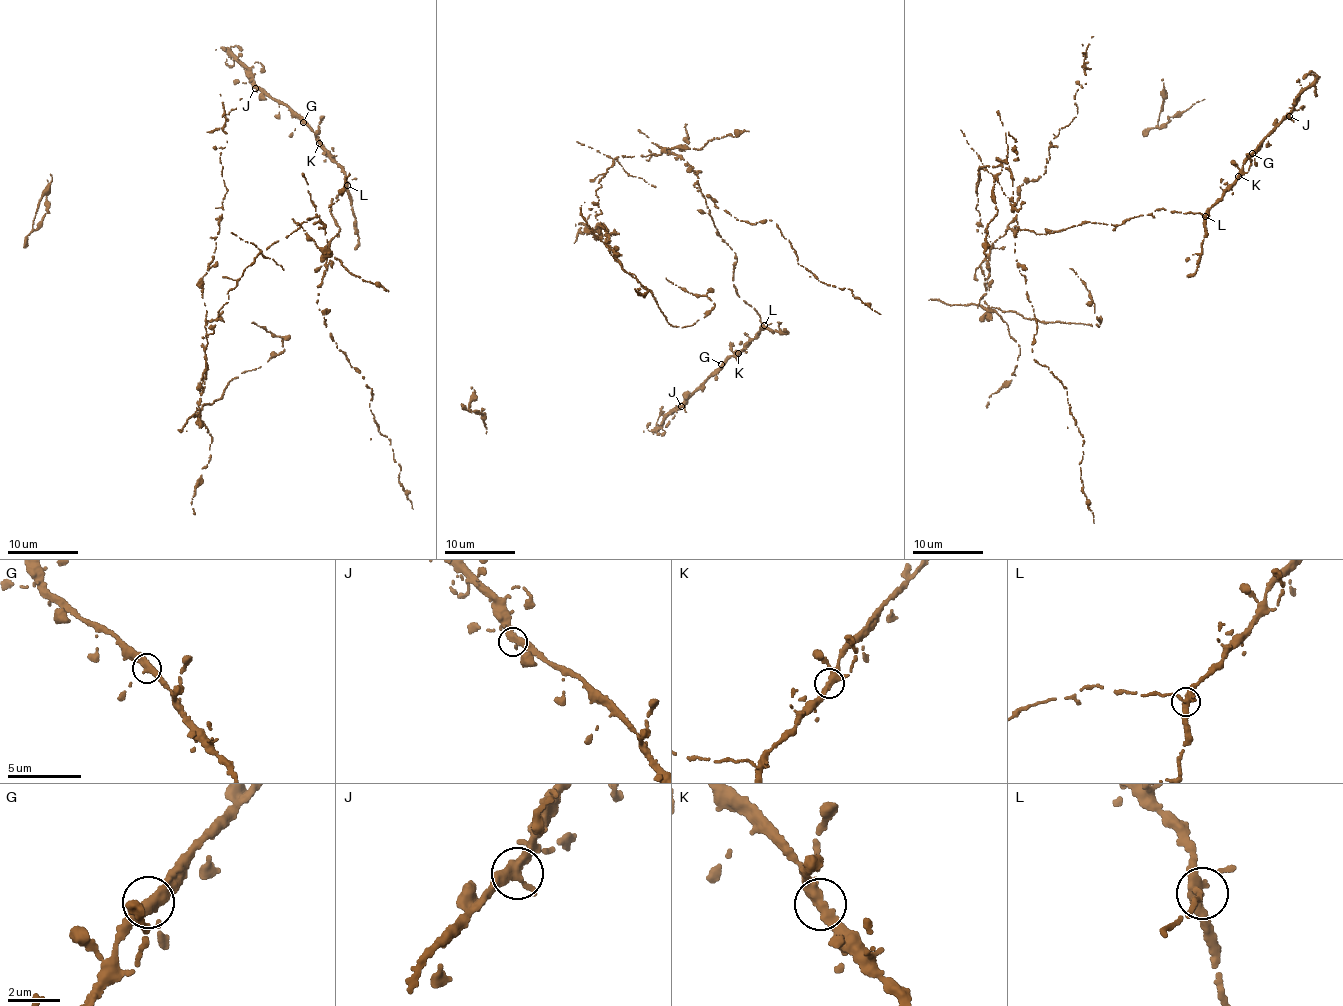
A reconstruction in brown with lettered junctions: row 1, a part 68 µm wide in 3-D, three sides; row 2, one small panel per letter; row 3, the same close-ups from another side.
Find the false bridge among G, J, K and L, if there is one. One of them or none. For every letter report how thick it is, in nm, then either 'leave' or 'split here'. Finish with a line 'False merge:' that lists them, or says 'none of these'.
G: 400 nm | leave
J: 440 nm | leave
K: 340 nm | leave
L: 360 nm | split here
False merge: L

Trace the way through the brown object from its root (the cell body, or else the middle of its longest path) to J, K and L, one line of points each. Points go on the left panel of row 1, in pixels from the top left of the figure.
J: (226, 304), (255, 257), (312, 218), (324, 276), (331, 199), (347, 185), (317, 135), (255, 88)
K: (226, 304), (255, 257), (312, 218), (325, 228), (324, 276), (340, 230), (331, 199), (347, 185), (319, 143)
L: (226, 304), (255, 257), (312, 218), (325, 228), (324, 276), (329, 244), (340, 230), (331, 199), (348, 185)

